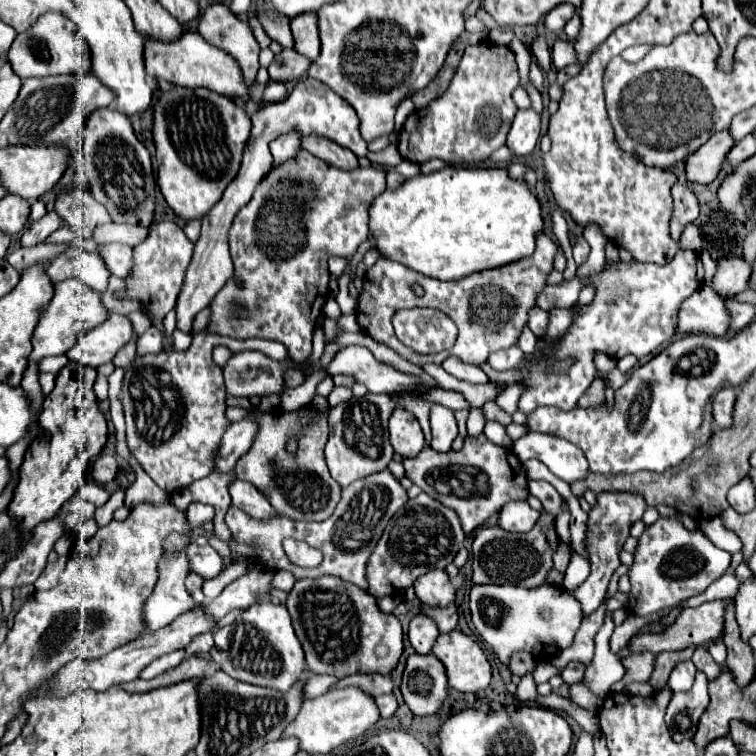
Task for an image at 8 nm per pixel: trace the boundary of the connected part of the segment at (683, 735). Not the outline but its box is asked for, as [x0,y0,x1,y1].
[666,673,708,741]

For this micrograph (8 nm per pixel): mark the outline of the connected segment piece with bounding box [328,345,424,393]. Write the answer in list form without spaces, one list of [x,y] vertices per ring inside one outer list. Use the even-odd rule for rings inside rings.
[[[362,345],[342,347],[330,361],[328,373],[350,375],[354,377],[354,383],[366,385],[368,393],[392,393],[404,385],[424,385],[420,379],[376,361],[372,351]]]

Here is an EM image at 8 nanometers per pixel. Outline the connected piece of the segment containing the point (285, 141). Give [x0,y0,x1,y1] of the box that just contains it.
[270,133,300,169]

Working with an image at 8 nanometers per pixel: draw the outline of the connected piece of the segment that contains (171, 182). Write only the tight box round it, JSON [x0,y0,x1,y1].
[152,85,252,219]

